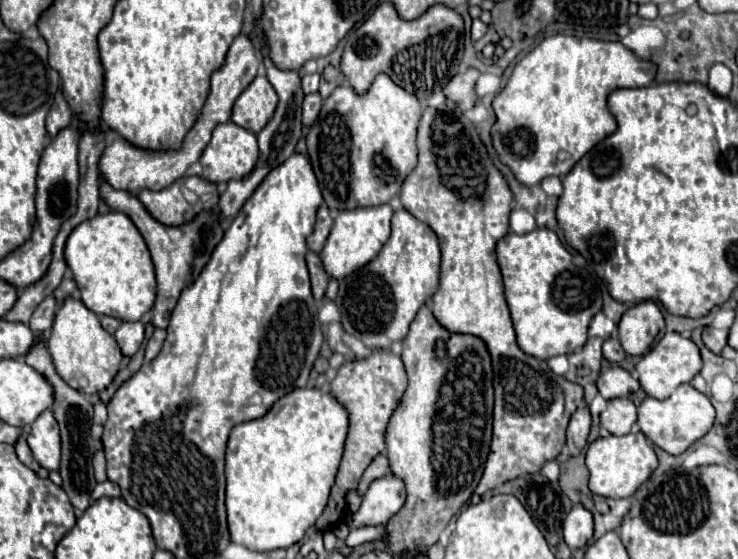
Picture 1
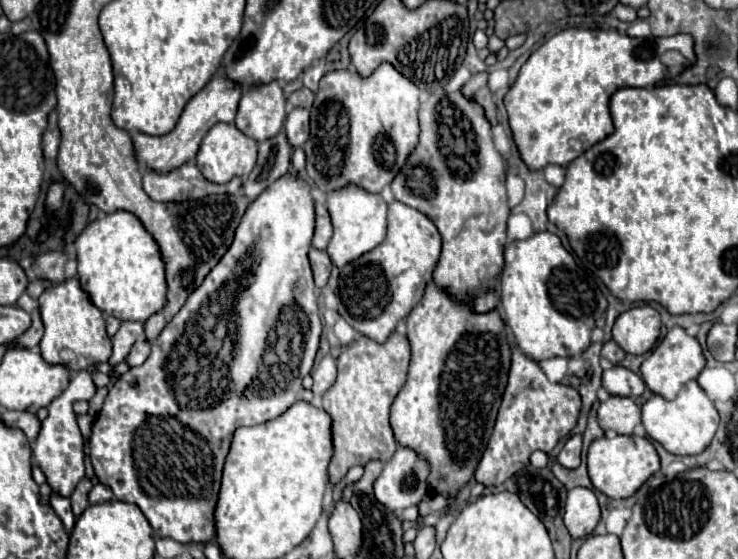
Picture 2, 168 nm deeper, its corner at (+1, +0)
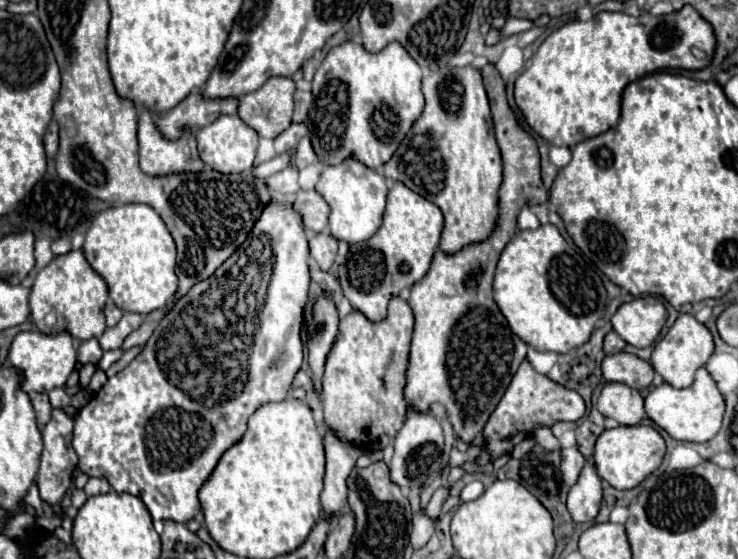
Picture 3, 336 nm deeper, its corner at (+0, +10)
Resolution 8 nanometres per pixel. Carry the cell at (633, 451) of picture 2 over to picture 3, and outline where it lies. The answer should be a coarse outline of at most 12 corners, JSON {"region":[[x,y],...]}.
{"region":[[652,426],[604,430],[596,472],[616,490],[636,488],[664,458]]}

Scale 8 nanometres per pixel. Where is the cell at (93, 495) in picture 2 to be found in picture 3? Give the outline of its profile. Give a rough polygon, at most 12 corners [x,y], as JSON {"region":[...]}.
{"region":[[90,478],[84,486],[88,496],[110,492],[106,478]]}

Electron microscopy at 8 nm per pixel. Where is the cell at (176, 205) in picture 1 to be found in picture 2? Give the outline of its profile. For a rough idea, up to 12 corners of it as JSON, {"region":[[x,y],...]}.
{"region":[[195,162],[159,174],[143,172],[143,190],[157,202],[235,194],[243,179],[219,186]]}

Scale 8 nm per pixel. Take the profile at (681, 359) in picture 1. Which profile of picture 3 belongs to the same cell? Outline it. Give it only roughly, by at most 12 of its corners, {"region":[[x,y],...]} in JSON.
{"region":[[692,314],[656,342],[650,364],[674,388],[688,388],[714,342]]}

